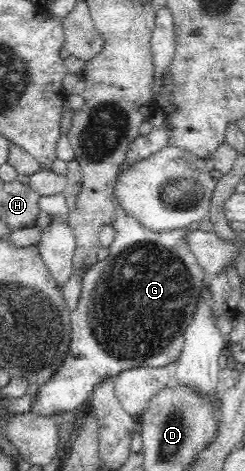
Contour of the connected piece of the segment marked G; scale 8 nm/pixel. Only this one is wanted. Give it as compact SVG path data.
M168 125L162 128L152 129L149 134L137 136L125 152L125 158L119 164L119 170L115 179L111 182L114 194L112 204L115 212L113 228L115 240L108 246L108 255L103 260L95 262L91 268L85 270L82 276L82 286L79 299L75 308L71 310L72 331L69 352L65 355L57 372L38 390L35 400L32 402L32 410L45 416L53 417L59 412L73 412L82 409L86 405L93 388L105 380L115 377L119 372L127 368L139 368L139 366L161 366L172 368L169 362L169 346L175 342L175 360L179 358L184 346L184 330L194 317L200 294L209 280L205 269L198 263L196 256L191 252L187 241L183 236L187 230L197 229L193 224L182 229L172 231L153 232L143 226L138 220L129 216L121 207L117 199L116 184L118 178L125 169L131 168L137 161L149 158L157 151L168 146Z

